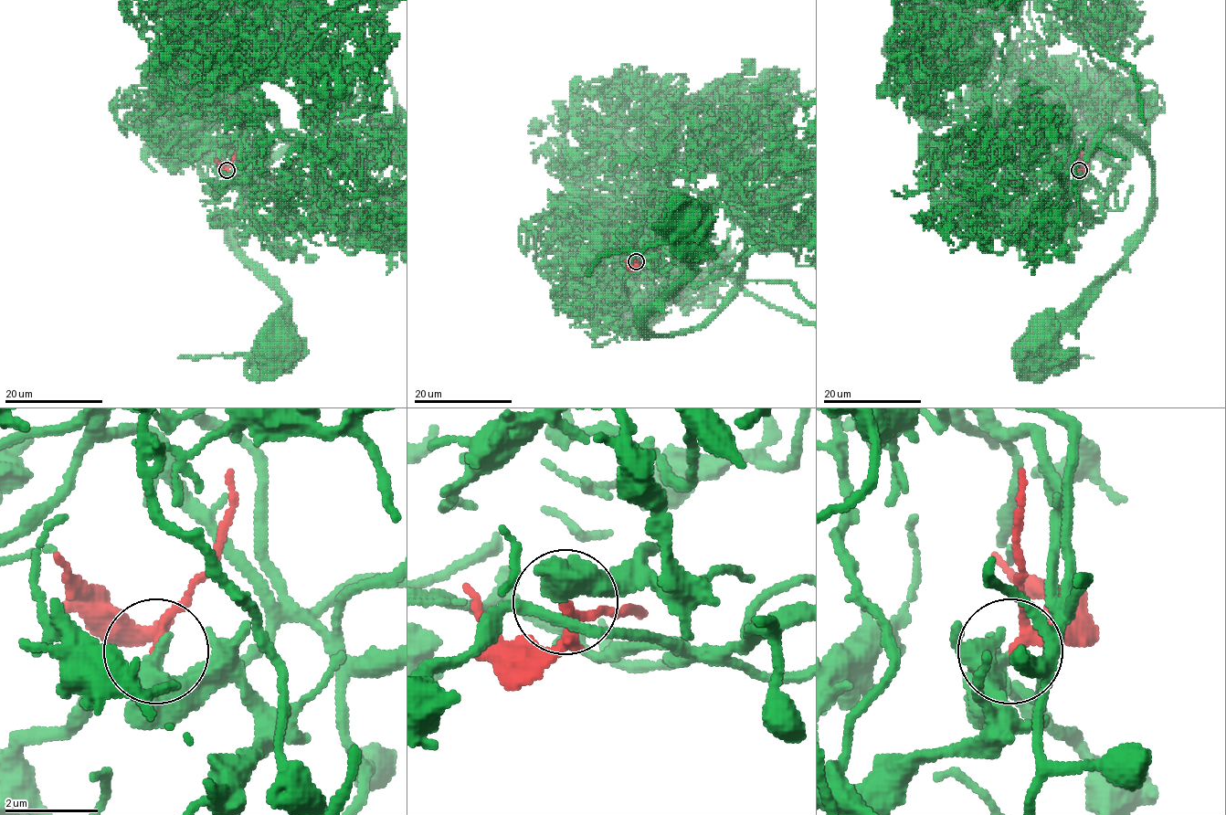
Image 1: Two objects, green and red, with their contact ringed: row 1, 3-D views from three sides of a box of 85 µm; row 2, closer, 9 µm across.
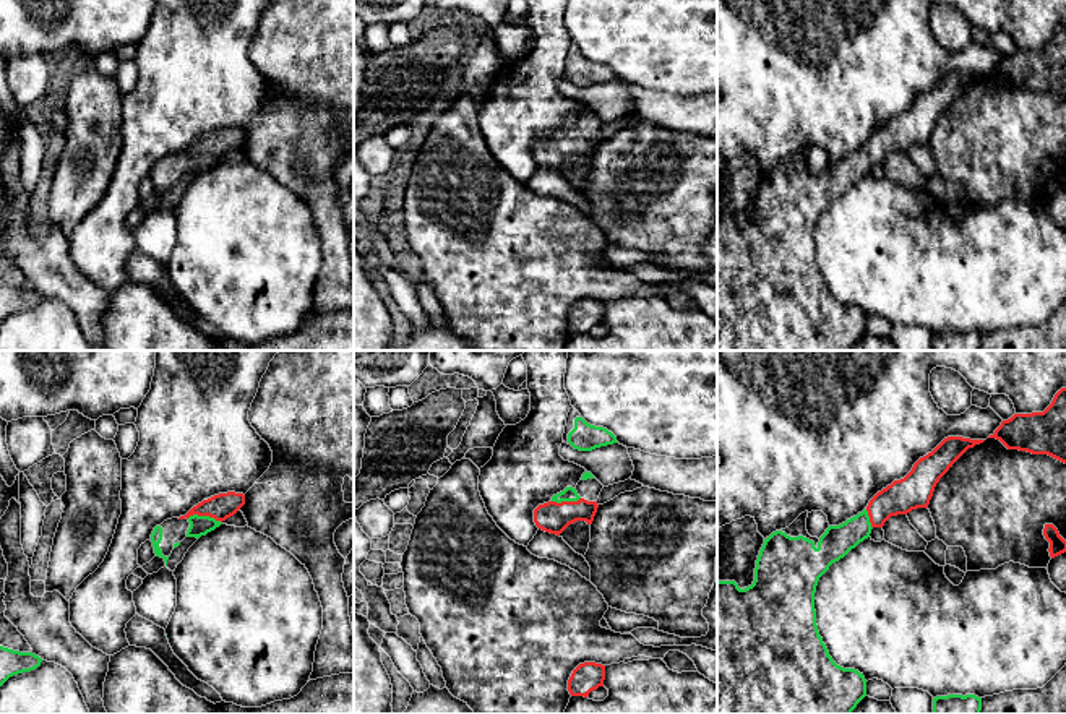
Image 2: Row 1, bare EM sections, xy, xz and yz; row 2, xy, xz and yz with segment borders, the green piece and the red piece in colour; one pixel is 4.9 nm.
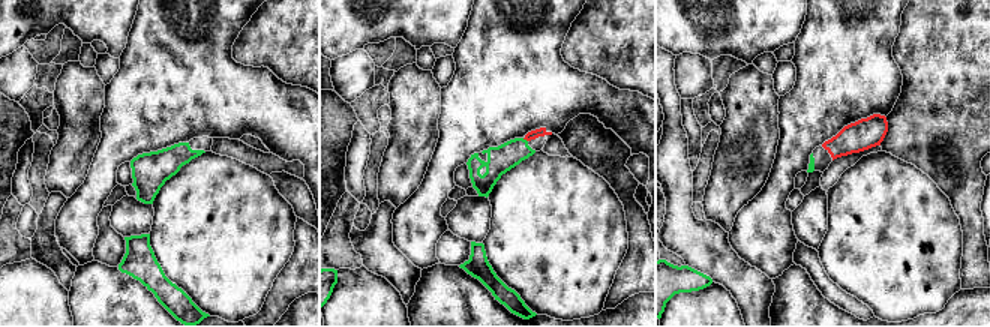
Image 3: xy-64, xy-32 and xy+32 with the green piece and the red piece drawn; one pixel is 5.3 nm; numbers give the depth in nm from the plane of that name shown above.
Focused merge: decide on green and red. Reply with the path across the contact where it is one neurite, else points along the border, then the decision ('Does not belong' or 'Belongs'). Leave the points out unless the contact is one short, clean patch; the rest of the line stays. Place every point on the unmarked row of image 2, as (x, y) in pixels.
Path across: xy (200, 163), (205, 153), (219, 143). Belongs

